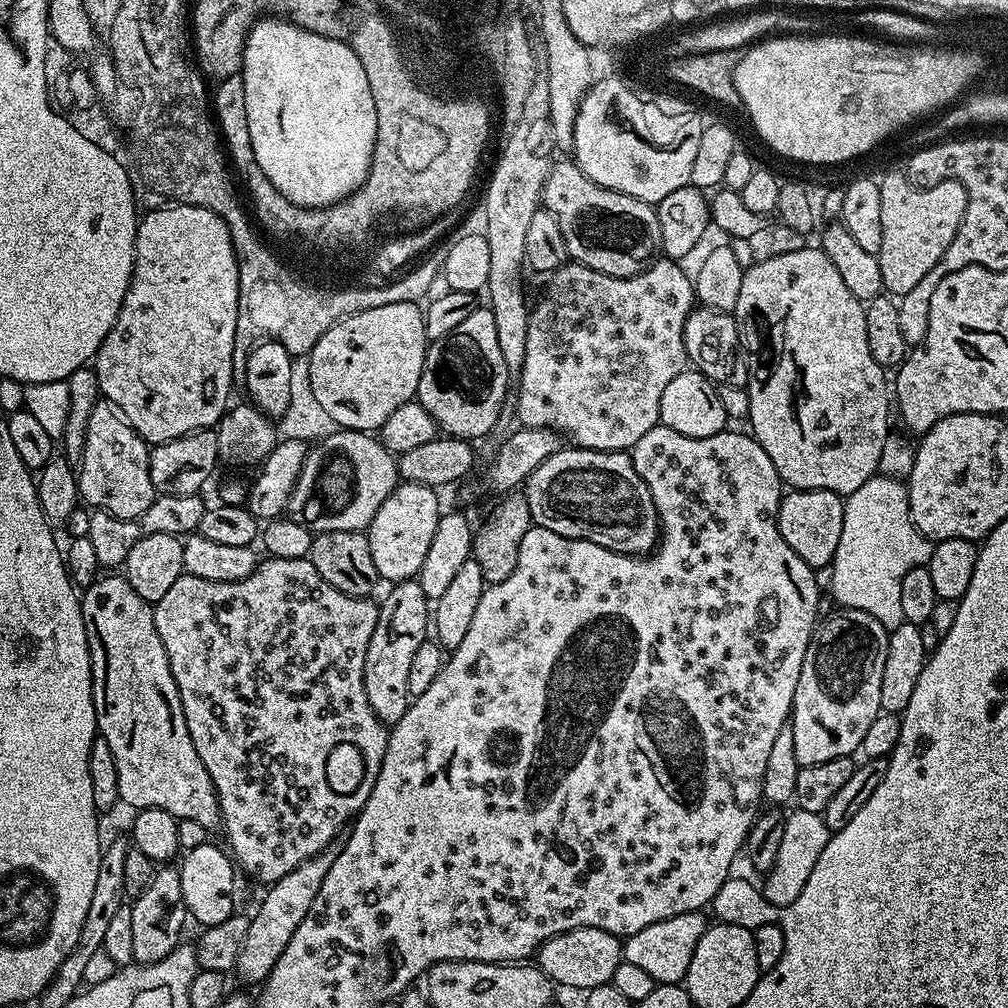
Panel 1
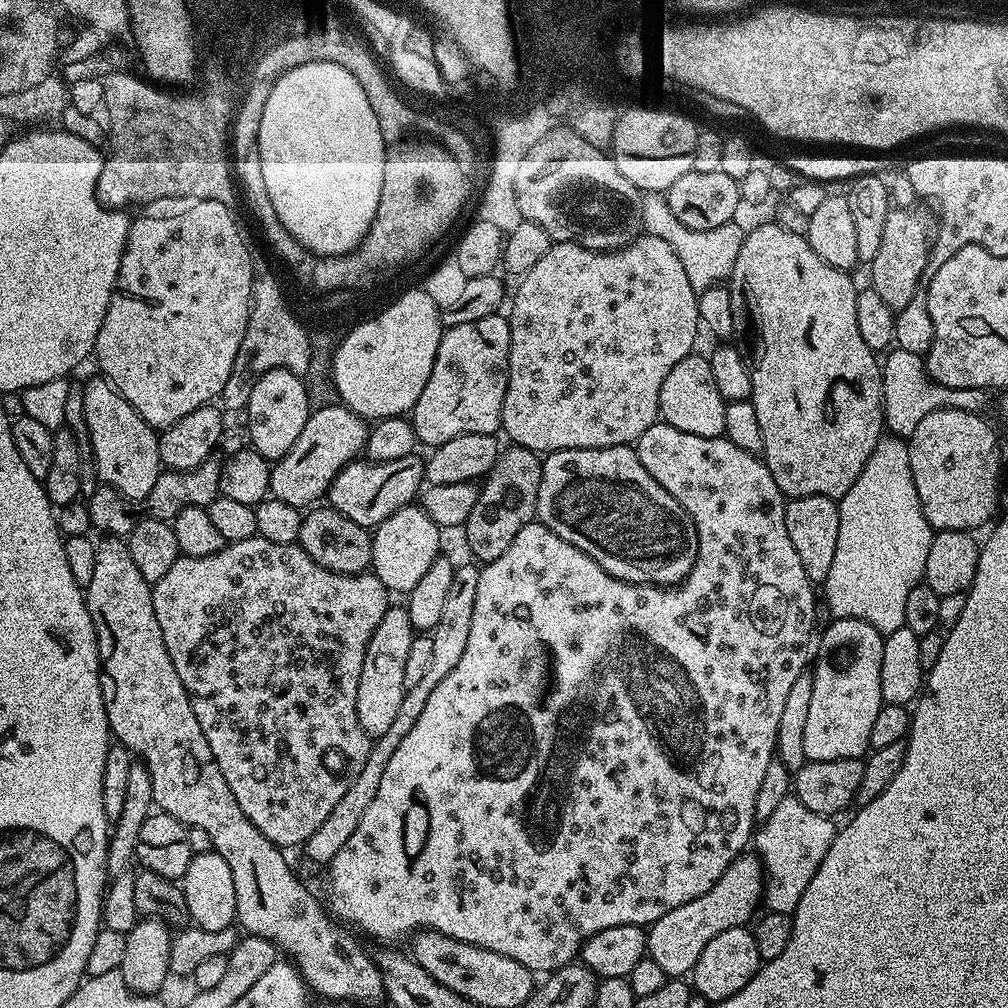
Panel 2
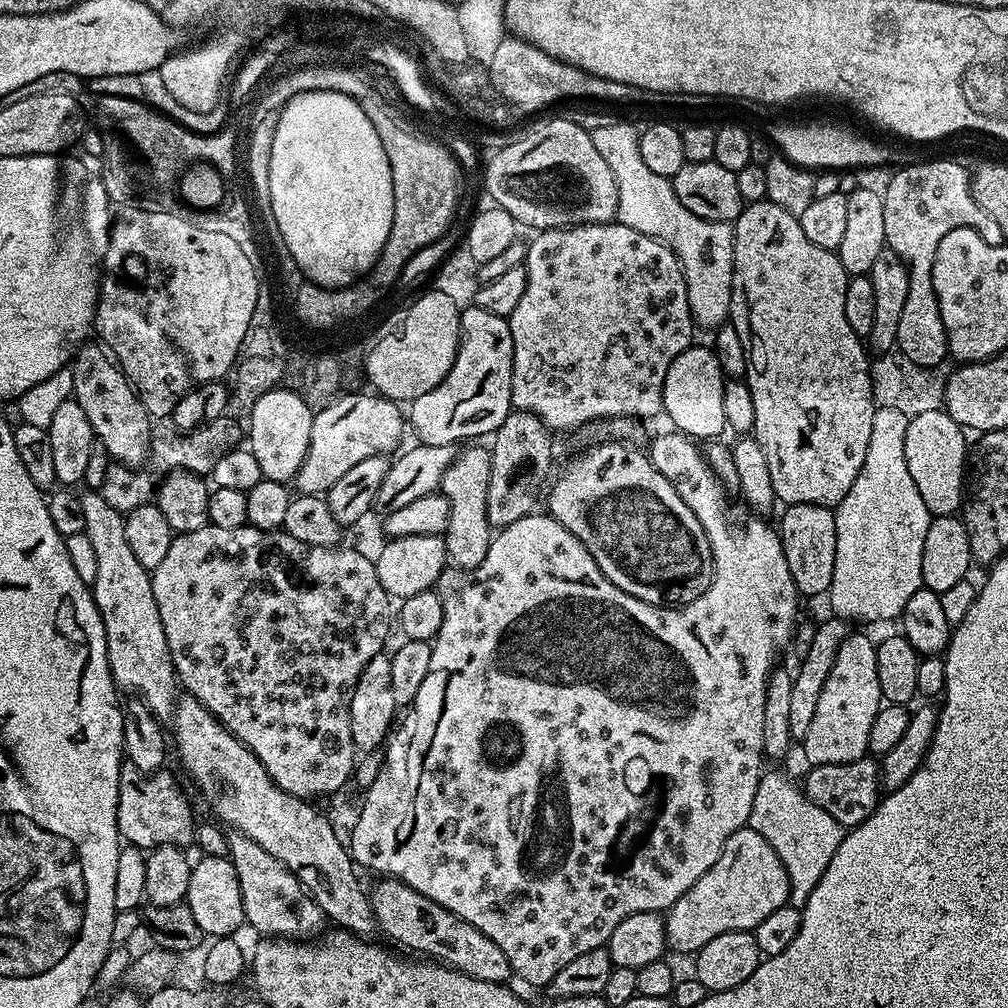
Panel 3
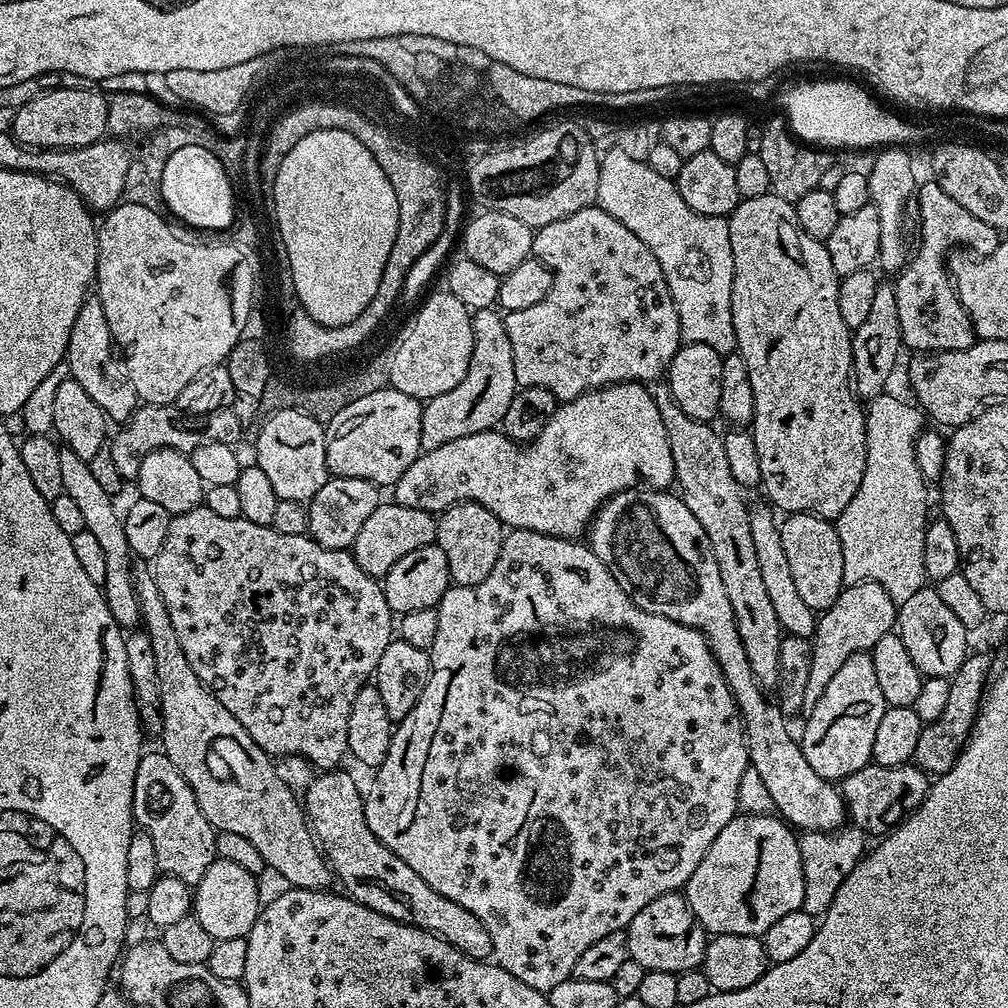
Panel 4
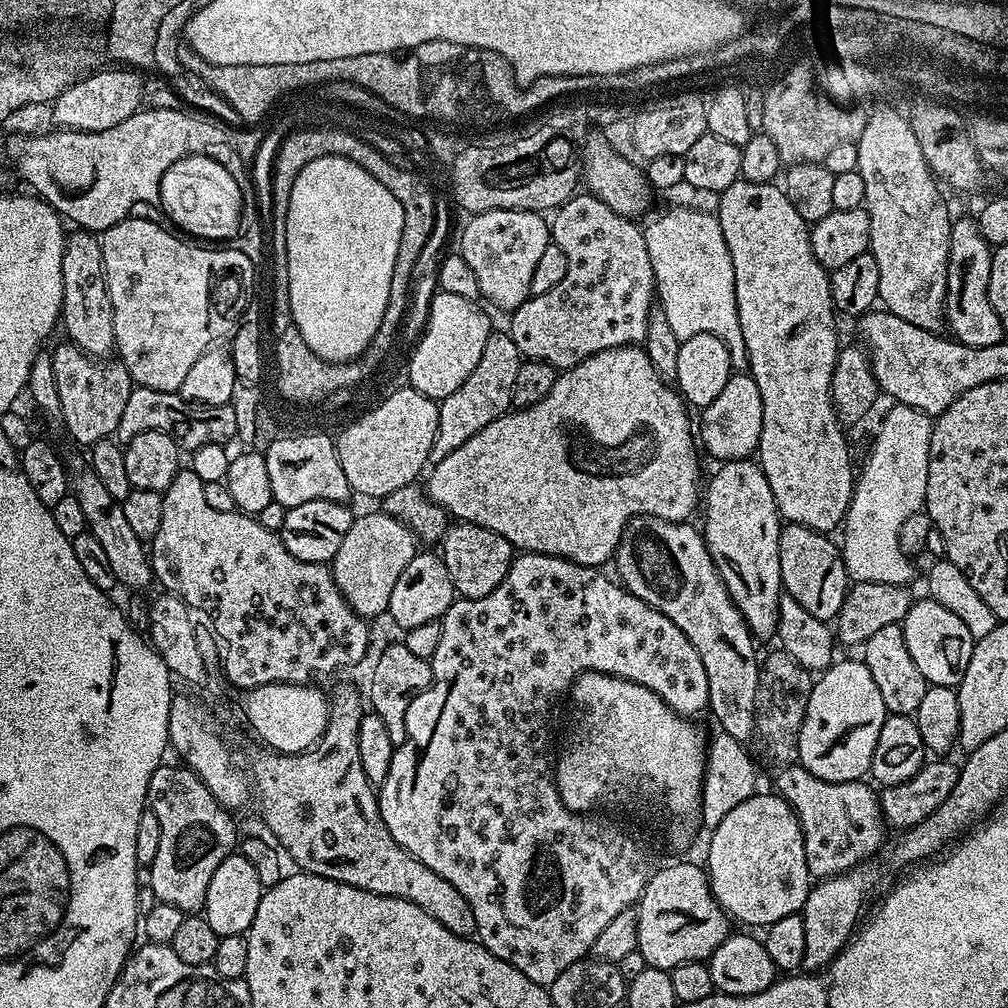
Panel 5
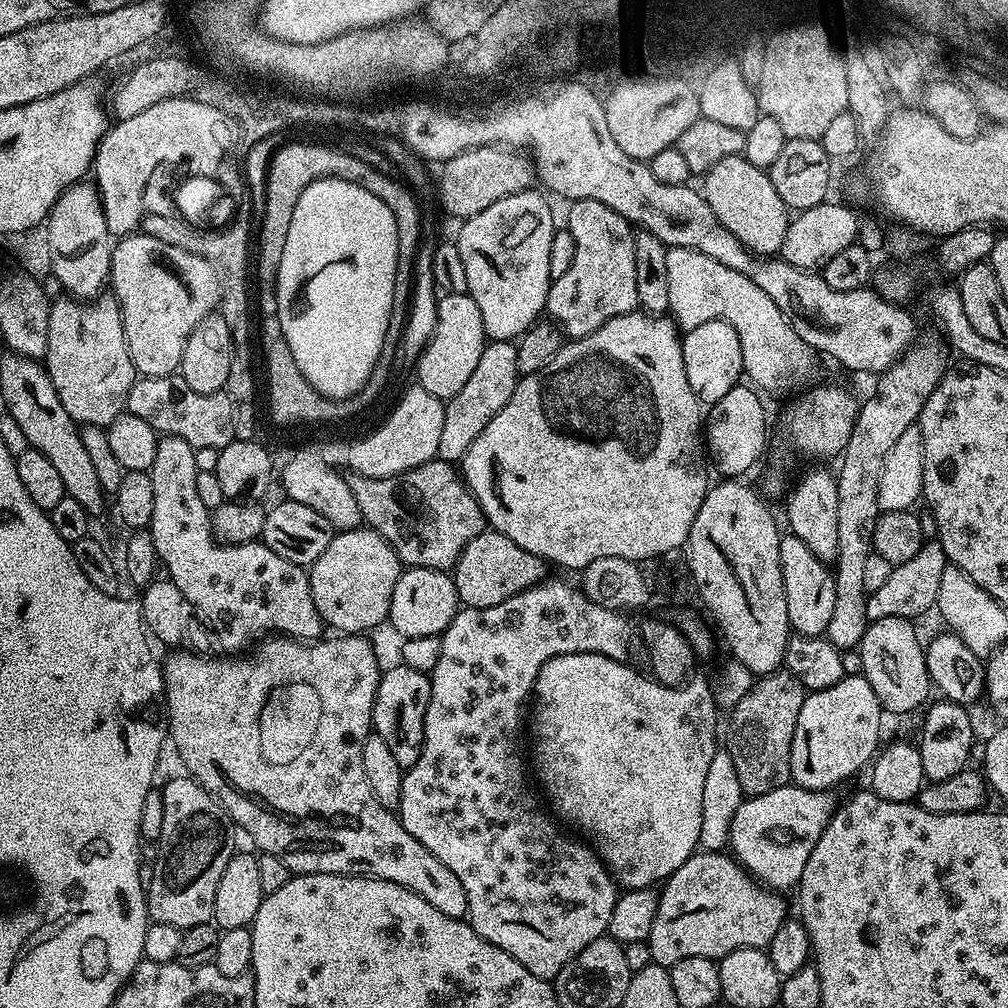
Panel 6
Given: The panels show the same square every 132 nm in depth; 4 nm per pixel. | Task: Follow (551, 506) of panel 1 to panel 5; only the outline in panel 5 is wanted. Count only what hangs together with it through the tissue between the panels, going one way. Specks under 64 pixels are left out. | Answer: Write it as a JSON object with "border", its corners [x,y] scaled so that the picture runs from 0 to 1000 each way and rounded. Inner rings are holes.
{"border":[[[670,516],[642,517],[643,524],[630,524],[624,522],[619,525],[619,533],[611,543],[609,561],[610,570],[614,578],[628,591],[632,591],[637,597],[641,597],[649,605],[653,605],[669,621],[681,629],[681,633],[692,645],[692,653],[696,653],[696,661],[700,665],[700,681],[702,682],[702,701],[706,710],[711,714],[713,725],[732,732],[735,736],[747,733],[750,726],[750,689],[752,688],[752,677],[754,659],[746,626],[736,613],[736,609],[730,603],[730,598],[724,593],[720,581],[714,570],[710,568],[708,558],[702,549],[702,543],[698,541],[697,531],[686,524],[686,519],[672,518]],[[778,760],[771,766],[774,767],[770,770],[769,785],[781,798],[786,800],[790,805],[790,811],[794,813],[803,870],[820,871],[842,865],[847,858],[853,857],[856,853],[866,852],[877,840],[879,818],[877,810],[873,806],[872,789],[868,785],[865,787],[866,779],[864,777],[851,774],[823,776],[804,768],[797,760]]]}

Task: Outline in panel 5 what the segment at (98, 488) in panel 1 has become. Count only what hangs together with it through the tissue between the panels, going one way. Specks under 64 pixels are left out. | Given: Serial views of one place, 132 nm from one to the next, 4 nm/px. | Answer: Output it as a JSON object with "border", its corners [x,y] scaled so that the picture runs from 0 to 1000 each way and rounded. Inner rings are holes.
{"border":[[[75,228],[64,237],[62,252],[62,329],[79,348],[92,355],[103,355],[112,348],[113,308],[109,300],[109,292],[103,275],[103,261],[99,239],[94,233],[82,228]]]}

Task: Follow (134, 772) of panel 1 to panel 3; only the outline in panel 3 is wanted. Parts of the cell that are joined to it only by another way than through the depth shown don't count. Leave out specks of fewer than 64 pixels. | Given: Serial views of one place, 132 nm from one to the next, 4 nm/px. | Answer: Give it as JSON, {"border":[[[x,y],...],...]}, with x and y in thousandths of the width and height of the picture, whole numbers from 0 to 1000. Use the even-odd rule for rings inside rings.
{"border":[[[87,486],[84,489],[79,492],[81,511],[85,513],[82,528],[89,534],[89,538],[93,541],[93,550],[97,553],[97,573],[89,582],[105,625],[105,641],[111,672],[120,688],[131,687],[127,688],[143,694],[154,710],[170,711],[177,693],[177,686],[175,687],[177,672],[169,649],[169,641],[165,637],[165,625],[161,625],[157,597],[153,597],[148,564],[143,563],[141,558],[137,558],[137,553],[129,546],[129,538],[125,534],[124,509],[113,506],[113,502],[109,502],[109,498],[105,498],[105,494],[101,494],[98,487]],[[237,827],[227,828],[225,850],[240,879],[242,912],[247,922],[255,921],[262,931],[310,931],[322,920],[323,910],[313,892],[287,861],[276,855],[272,847],[260,843],[256,835]]]}

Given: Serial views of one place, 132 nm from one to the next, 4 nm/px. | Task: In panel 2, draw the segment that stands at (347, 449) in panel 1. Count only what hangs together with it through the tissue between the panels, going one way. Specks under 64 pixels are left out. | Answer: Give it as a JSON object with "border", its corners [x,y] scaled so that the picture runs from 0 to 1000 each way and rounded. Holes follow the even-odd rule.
{"border":[[[410,450],[403,454],[395,454],[391,458],[372,459],[364,454],[354,454],[337,467],[331,478],[325,483],[324,499],[335,510],[343,510],[347,518],[355,518],[355,522],[372,526],[391,506],[401,504],[414,495],[419,481],[422,479],[422,457]]]}

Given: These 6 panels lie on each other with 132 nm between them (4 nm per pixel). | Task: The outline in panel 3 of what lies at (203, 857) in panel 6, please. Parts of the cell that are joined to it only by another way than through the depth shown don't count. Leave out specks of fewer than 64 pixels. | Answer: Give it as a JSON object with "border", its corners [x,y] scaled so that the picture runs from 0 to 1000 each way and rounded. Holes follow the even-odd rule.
{"border":[[[124,757],[119,762],[117,784],[117,823],[120,834],[140,843],[159,841],[163,837],[187,839],[194,827],[195,811],[190,811],[190,798],[179,778],[167,767],[142,766],[137,760]]]}

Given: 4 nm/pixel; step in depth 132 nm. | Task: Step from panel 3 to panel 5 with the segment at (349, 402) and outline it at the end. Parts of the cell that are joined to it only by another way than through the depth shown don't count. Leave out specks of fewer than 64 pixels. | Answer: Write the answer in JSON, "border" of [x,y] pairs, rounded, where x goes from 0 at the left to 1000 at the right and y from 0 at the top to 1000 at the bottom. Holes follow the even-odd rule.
{"border":[[[402,383],[357,411],[362,413],[354,412],[350,421],[342,420],[331,439],[335,458],[339,458],[339,470],[343,470],[343,478],[347,478],[350,489],[380,494],[410,479],[426,459],[431,431],[435,431],[436,410],[434,398],[413,385]]]}

